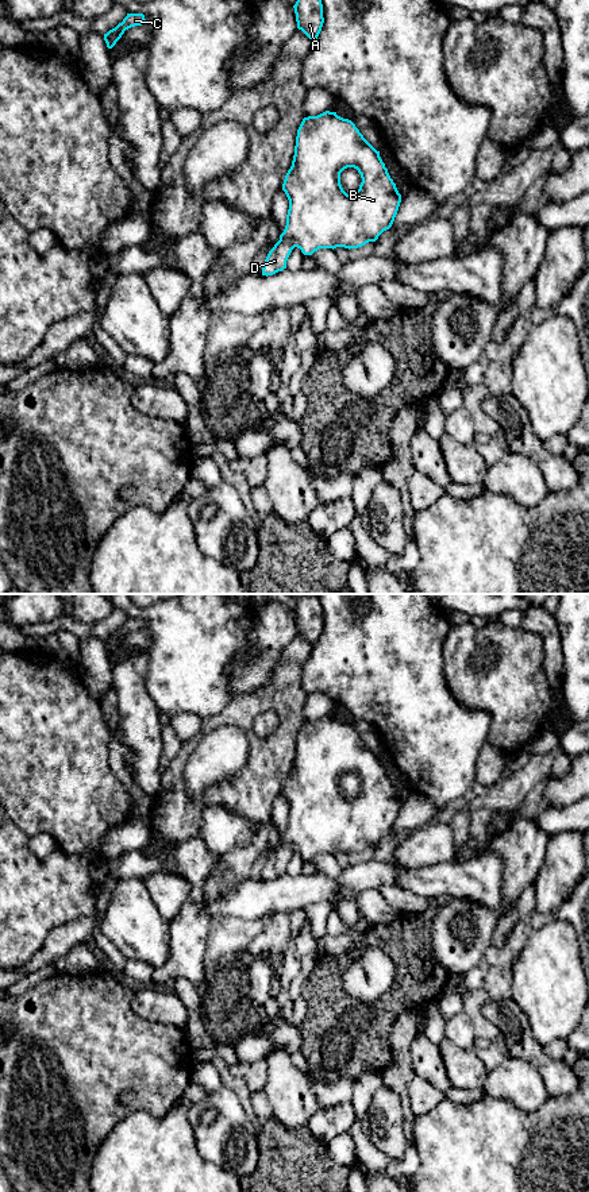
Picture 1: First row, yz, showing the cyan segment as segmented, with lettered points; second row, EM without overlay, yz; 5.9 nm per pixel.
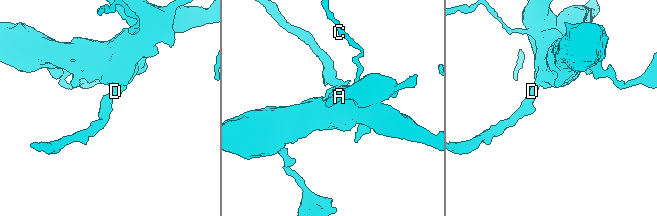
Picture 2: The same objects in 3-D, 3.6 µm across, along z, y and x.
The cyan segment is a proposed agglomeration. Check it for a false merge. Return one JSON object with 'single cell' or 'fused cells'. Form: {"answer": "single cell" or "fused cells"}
{"answer": "fused cells"}

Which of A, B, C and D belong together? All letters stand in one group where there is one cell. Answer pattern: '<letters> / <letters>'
A D / B C

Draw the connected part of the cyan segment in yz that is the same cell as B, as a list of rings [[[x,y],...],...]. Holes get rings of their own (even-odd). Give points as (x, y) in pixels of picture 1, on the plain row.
[[[330,715],[303,724],[282,795],[289,805],[289,814],[280,844],[293,845],[304,860],[312,860],[319,853],[350,855],[376,846],[392,832],[401,807],[401,799],[380,756],[363,742],[351,725]],[[347,772],[357,774],[362,783],[354,799],[347,799],[340,790],[340,778]]]

